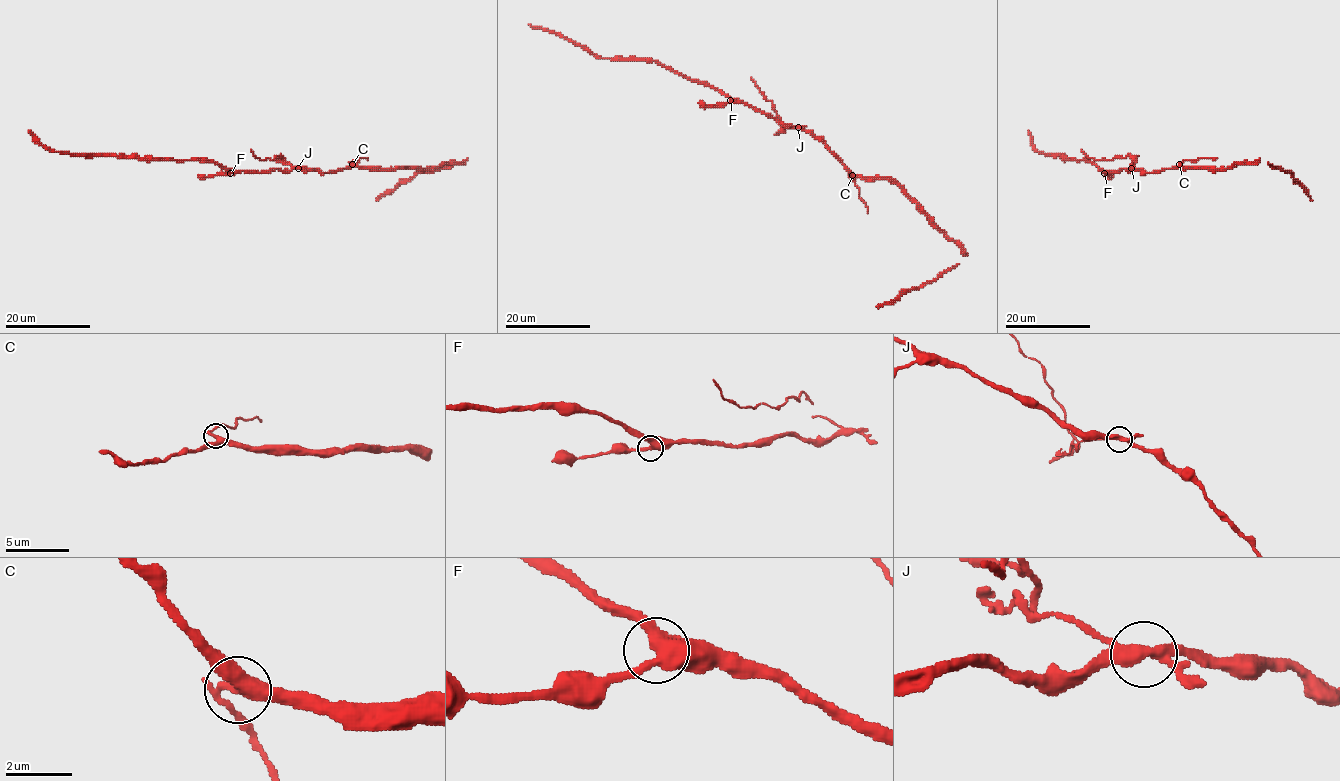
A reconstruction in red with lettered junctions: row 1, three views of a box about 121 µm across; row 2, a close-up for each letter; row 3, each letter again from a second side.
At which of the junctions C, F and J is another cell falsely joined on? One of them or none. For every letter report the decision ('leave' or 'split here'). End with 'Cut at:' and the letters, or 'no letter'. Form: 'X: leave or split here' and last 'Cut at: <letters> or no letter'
C: leave
F: leave
J: split here
Cut at: J

